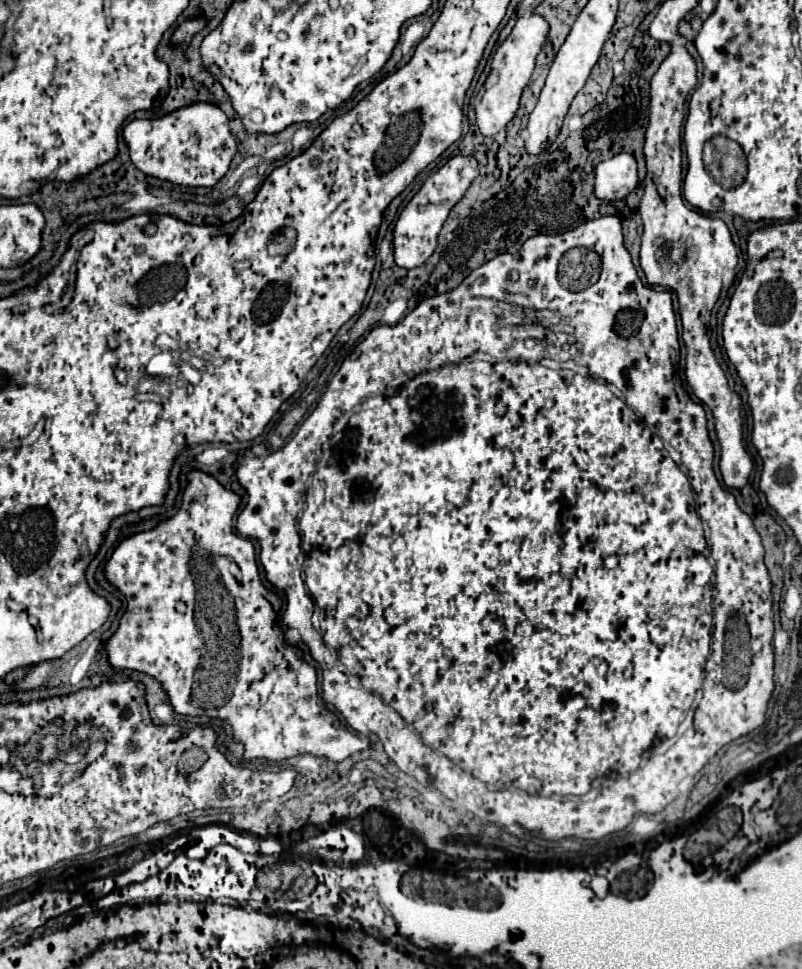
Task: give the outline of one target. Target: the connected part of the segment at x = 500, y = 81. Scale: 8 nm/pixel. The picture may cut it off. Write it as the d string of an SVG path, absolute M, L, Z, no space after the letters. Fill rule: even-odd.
M526 12L524 16L520 16L516 20L516 26L512 28L510 36L498 46L498 50L492 58L492 70L490 70L484 86L480 88L480 92L476 94L476 100L474 100L476 122L478 122L478 128L484 136L498 134L516 114L522 90L532 76L534 60L536 60L538 52L542 50L542 44L548 36L548 30L550 30L550 26L548 26L544 16L534 14L534 12Z

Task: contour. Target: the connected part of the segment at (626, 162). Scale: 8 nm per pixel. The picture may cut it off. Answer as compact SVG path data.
M620 152L596 166L596 196L600 200L622 200L638 184L638 168L632 154Z

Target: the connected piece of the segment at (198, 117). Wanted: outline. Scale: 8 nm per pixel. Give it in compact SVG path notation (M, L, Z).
M196 102L186 110L176 110L158 120L132 120L124 126L122 136L138 170L178 186L216 186L236 154L236 140L230 134L226 114L208 102Z

